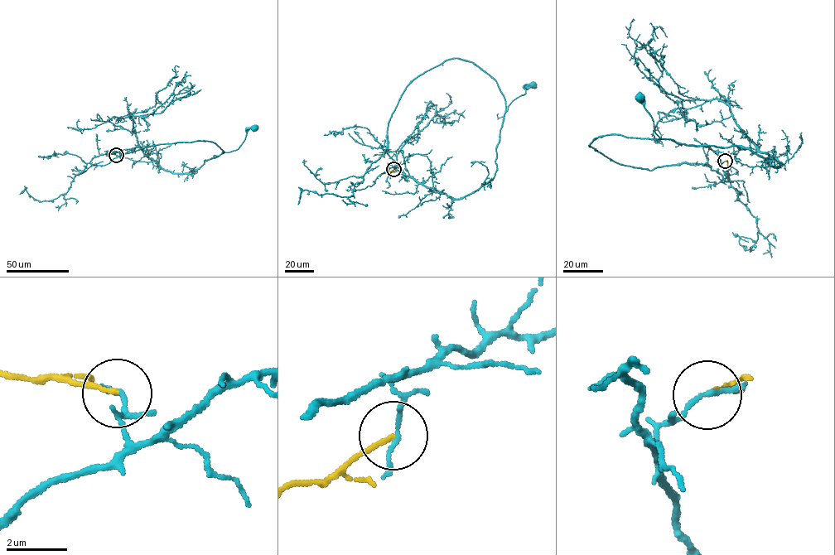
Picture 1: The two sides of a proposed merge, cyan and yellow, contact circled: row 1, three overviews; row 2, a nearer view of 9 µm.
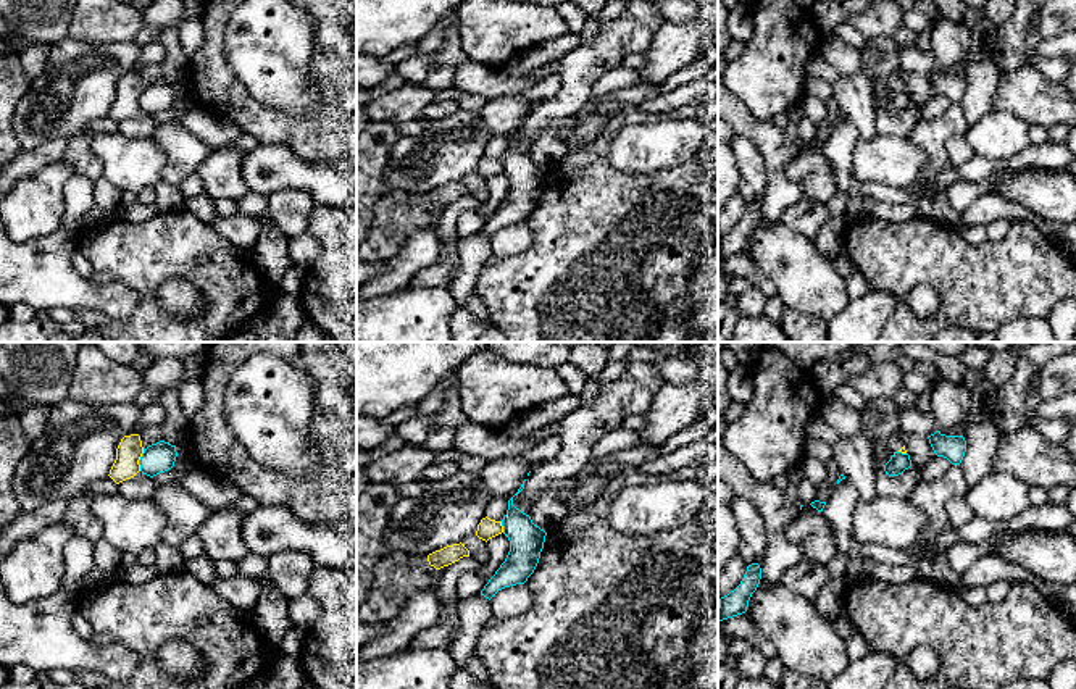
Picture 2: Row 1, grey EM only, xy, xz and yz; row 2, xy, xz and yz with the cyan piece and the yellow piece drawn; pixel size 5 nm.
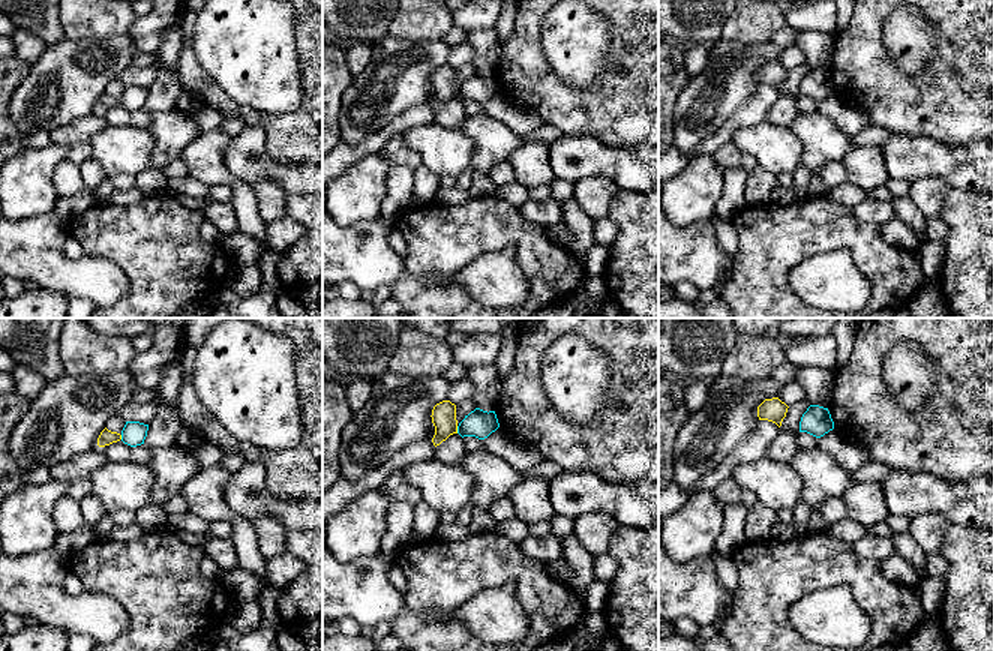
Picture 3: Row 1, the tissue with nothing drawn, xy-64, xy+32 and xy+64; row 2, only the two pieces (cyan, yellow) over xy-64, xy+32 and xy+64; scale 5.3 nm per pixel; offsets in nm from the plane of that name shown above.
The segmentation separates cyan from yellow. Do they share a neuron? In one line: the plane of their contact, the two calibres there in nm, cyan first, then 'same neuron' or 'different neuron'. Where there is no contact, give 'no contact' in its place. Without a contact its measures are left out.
meets cyan in xy; 150 nm thick on the cyan side, 130 nm on the other; different neuron

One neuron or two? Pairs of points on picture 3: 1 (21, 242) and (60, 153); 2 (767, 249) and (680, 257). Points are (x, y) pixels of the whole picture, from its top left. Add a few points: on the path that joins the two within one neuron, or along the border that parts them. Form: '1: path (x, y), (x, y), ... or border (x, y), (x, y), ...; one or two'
1: border (51, 210), (15, 221); two
2: border (734, 257), (732, 275); two

